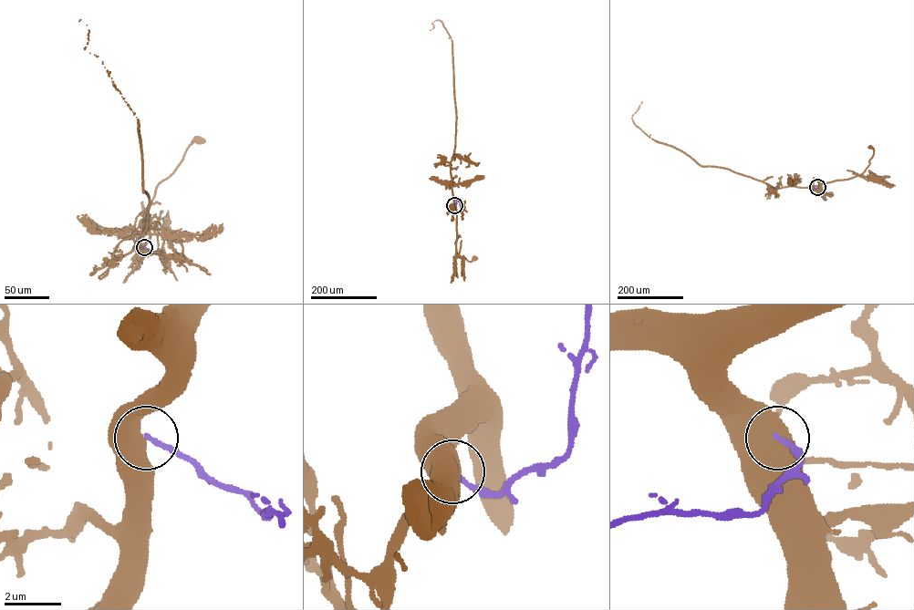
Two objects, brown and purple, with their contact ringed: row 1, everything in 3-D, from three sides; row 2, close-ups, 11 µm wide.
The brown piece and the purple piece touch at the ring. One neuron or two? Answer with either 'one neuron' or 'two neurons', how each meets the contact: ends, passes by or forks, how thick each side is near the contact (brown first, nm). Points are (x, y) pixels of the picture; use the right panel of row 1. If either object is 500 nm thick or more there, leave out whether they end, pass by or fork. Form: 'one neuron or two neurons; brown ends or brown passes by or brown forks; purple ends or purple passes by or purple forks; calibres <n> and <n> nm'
two neurons; calibres 750 and 160 nm

